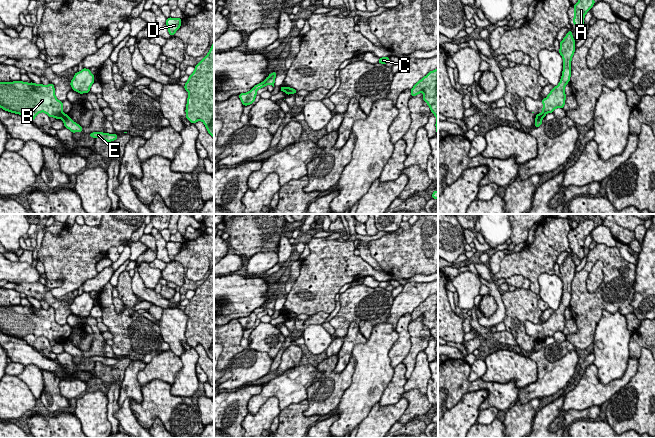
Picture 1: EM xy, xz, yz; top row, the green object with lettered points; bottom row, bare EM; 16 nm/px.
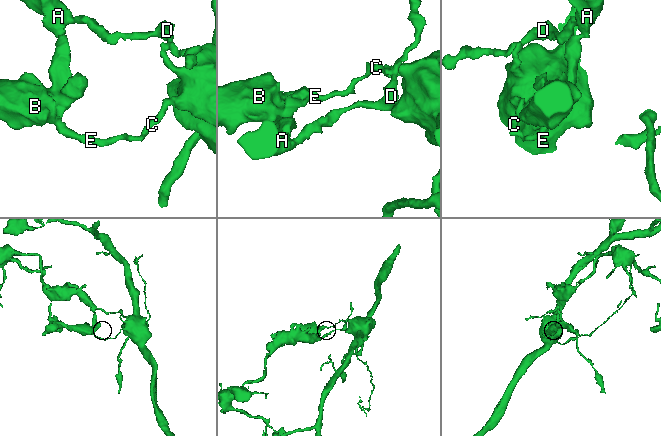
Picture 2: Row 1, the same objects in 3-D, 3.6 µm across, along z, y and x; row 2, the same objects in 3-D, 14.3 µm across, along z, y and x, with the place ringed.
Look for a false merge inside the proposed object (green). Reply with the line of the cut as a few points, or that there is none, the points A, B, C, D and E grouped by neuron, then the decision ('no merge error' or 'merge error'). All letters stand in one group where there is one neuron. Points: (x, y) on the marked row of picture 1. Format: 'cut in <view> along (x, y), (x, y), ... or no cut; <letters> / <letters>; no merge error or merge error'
cut in xy along (67, 116), (63, 120); A B D / C E; merge error

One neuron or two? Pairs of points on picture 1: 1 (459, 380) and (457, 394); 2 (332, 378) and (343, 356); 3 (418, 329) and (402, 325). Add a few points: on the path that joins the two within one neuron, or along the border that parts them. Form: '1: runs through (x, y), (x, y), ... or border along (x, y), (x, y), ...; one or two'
1: runs through (457, 383), (457, 391); one
2: border along (351, 356), (348, 364), (341, 371), (333, 370); two
3: border along (411, 321), (408, 326), (409, 349); two

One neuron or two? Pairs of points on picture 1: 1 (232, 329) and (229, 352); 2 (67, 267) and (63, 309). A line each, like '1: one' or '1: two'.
1: one
2: two

